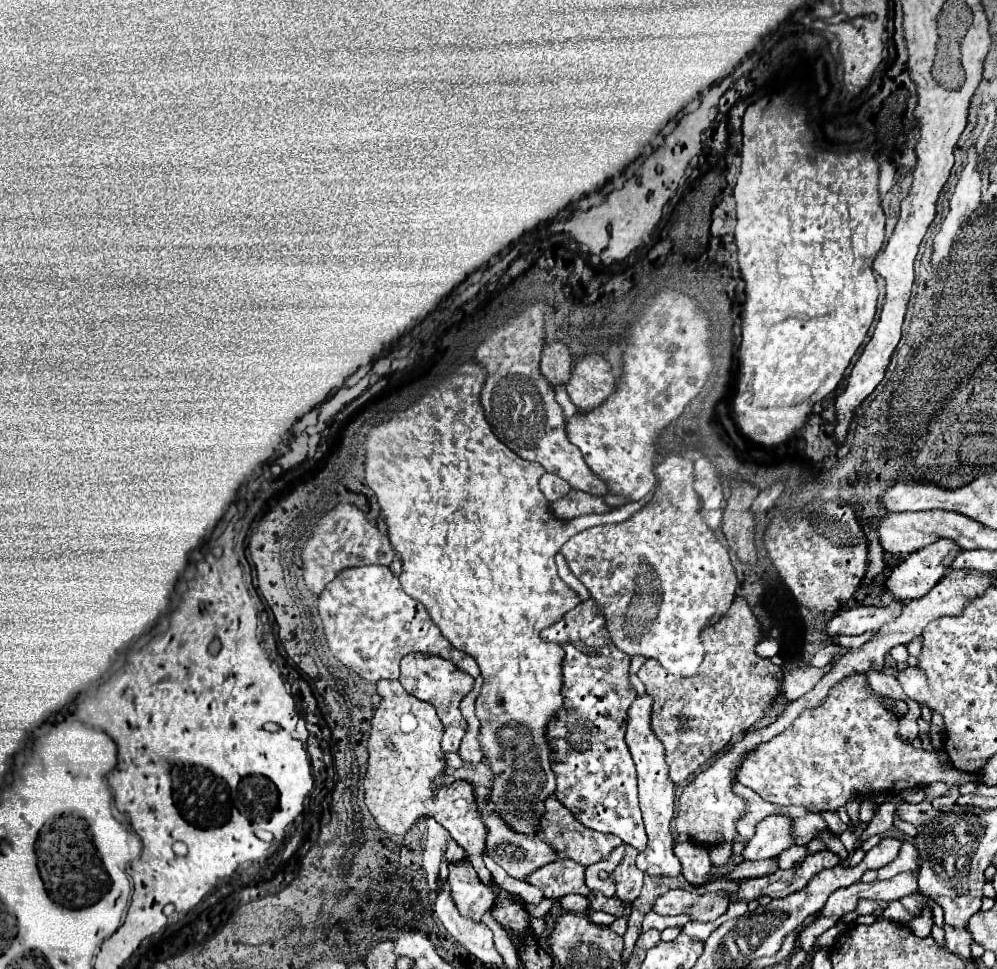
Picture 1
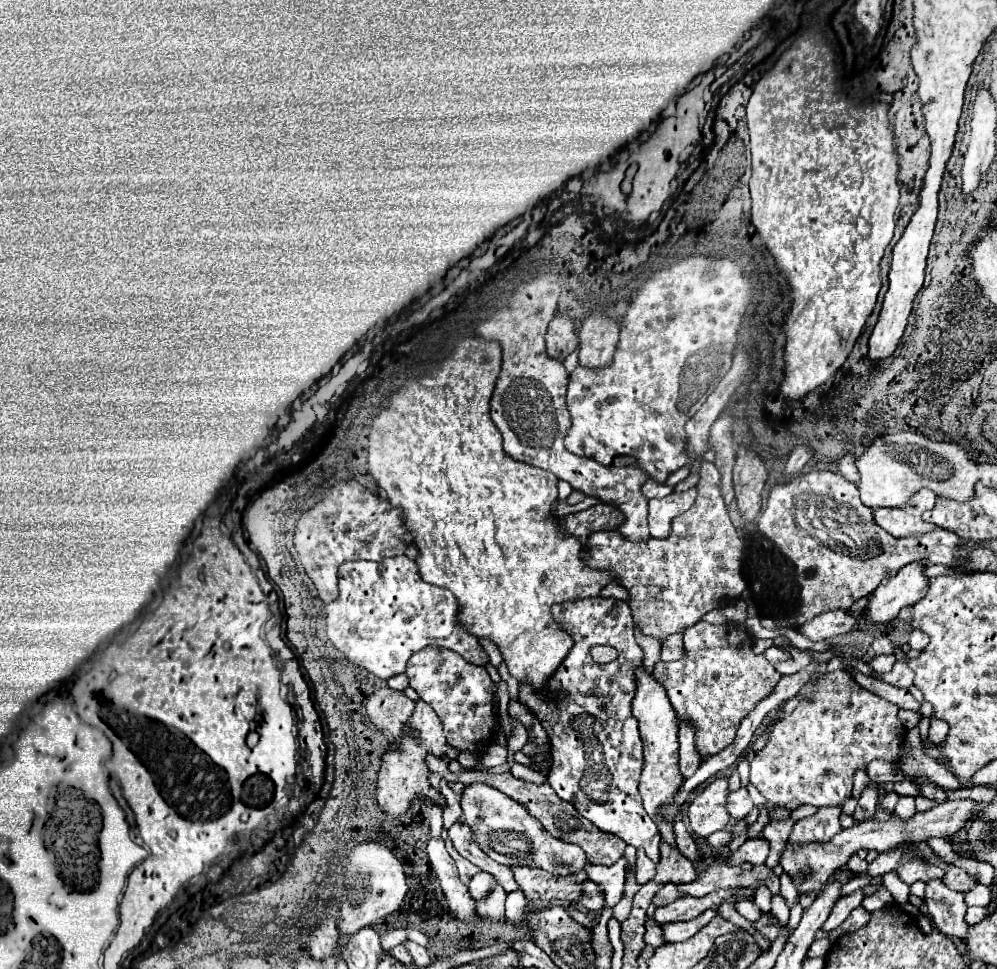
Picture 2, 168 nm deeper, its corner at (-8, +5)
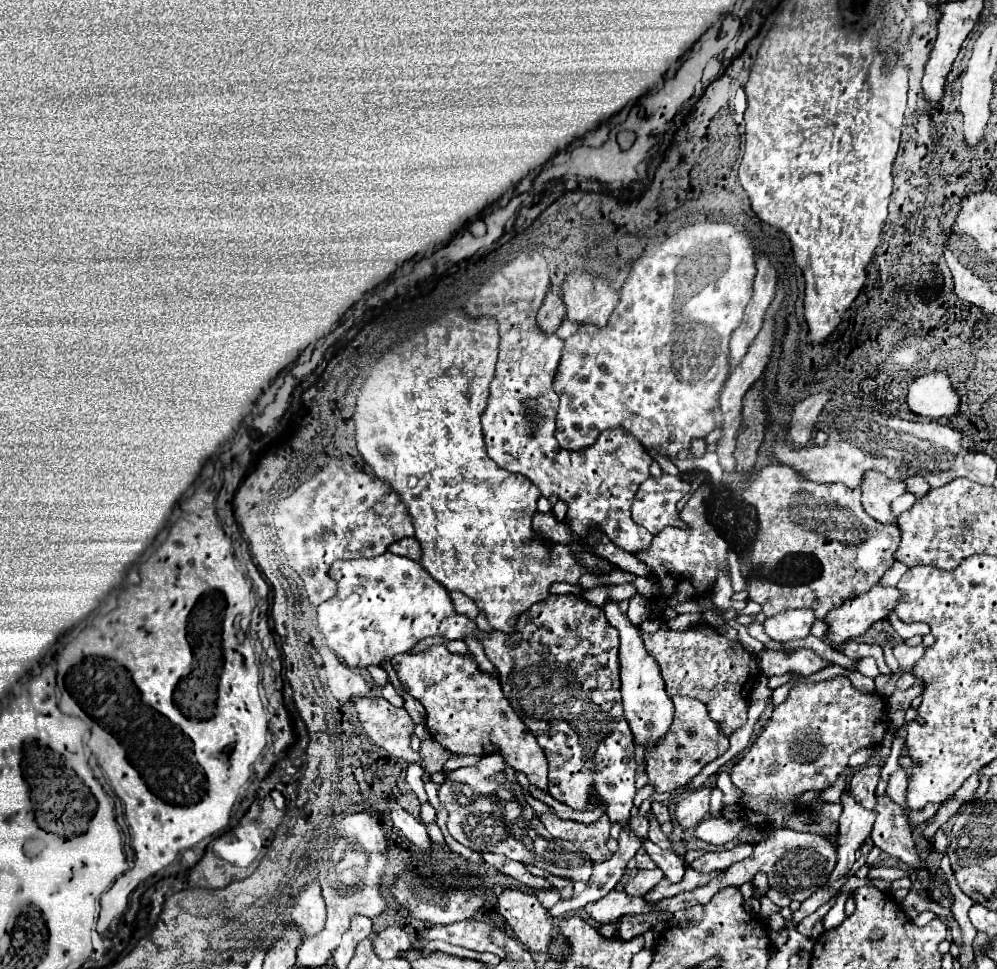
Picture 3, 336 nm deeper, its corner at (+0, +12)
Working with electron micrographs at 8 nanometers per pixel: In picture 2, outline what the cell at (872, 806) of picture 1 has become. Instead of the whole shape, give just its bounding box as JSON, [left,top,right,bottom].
[780,799,980,893]

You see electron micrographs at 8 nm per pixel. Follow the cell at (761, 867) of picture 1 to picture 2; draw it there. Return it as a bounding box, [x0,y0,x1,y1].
[678,863,780,897]

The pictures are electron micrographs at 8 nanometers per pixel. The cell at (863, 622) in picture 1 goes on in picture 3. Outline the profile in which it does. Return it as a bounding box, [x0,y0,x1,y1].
[764,610,814,642]

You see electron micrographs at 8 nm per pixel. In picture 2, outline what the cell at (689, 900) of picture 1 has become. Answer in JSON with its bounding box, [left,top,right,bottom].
[654,883,680,907]

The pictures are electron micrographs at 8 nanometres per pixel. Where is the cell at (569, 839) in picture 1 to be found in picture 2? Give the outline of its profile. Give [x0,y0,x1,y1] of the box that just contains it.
[464,771,626,865]

